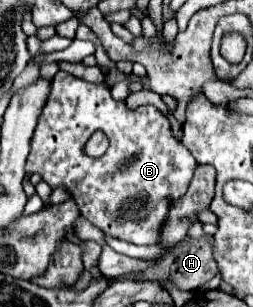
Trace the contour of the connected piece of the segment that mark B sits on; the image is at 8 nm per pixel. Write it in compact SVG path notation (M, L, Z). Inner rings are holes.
M58 71L52 81L52 93L32 137L26 173L42 175L52 189L62 185L78 203L80 215L94 223L102 233L134 245L154 245L158 243L158 233L170 201L182 197L190 185L194 175L194 157L182 143L174 139L168 119L154 105L142 105L136 111L130 111L124 101L112 99L106 83L88 83L84 79L66 75L66 71ZM98 129L106 133L110 147L102 157L92 159L82 151L82 147Z

